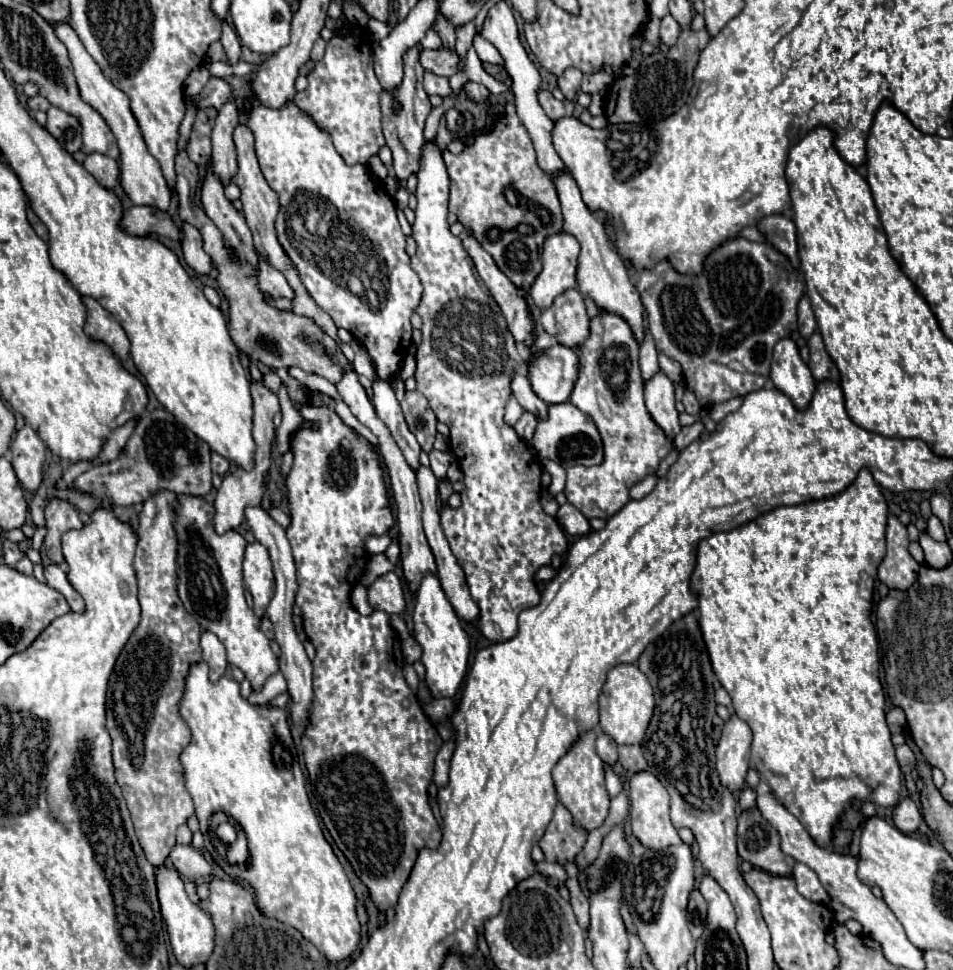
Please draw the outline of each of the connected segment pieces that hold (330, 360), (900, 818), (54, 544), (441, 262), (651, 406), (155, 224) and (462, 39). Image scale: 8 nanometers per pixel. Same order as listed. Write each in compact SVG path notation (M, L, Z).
M186 151L176 155L176 191L180 197L180 219L198 227L204 239L204 251L212 257L218 269L218 287L228 301L228 331L234 339L238 353L250 361L260 361L266 367L300 367L308 373L322 375L330 383L338 383L342 379L342 371L346 367L354 369L352 363L342 353L342 347L330 335L322 335L310 319L302 319L302 315L294 315L294 311L278 309L266 301L258 287L258 277L250 275L250 267L242 267L242 263L234 263L234 255L230 255L230 247L222 243L222 233L214 227L212 219L204 213L202 207L194 203L194 191L198 187L198 167L188 159Z
M906 797L902 799L896 807L894 807L894 813L892 813L892 821L894 825L904 833L904 835L912 835L918 831L920 823L922 823L922 813L918 809L918 805Z
M52 497L50 501L46 501L44 513L46 513L46 531L48 531L44 537L46 555L56 565L62 565L64 557L60 551L60 537L64 531L80 529L84 525L80 519L80 511L70 501Z
M424 141L420 171L416 173L416 221L412 225L412 237L418 245L418 253L412 257L412 269L424 285L422 301L416 313L422 317L422 345L416 353L416 389L428 399L430 409L438 421L450 427L450 451L458 459L464 473L464 493L460 509L442 509L440 525L450 543L450 549L458 565L466 573L470 595L480 613L476 629L490 641L506 641L518 631L518 615L524 609L534 607L540 601L540 593L534 583L534 573L552 563L554 555L564 555L568 549L564 529L560 523L546 515L540 505L540 475L542 465L536 455L524 443L516 431L504 423L504 407L510 399L510 379L524 367L524 359L518 353L516 341L510 335L500 307L494 303L486 285L478 277L472 259L462 247L462 239L454 237L448 229L448 173L442 159L442 149L436 141Z
M658 371L652 379L644 383L644 397L652 419L664 429L668 437L674 439L680 431L674 399L674 381L666 373Z
M132 207L124 211L122 227L132 235L164 235L172 241L182 239L182 229L174 225L166 211L156 207Z
M468 23L468 25L464 25L464 27L458 27L458 31L456 31L456 53L458 53L458 57L460 57L460 63L458 63L458 69L460 69L460 71L464 69L466 51L472 47L474 35L476 35L474 23Z

